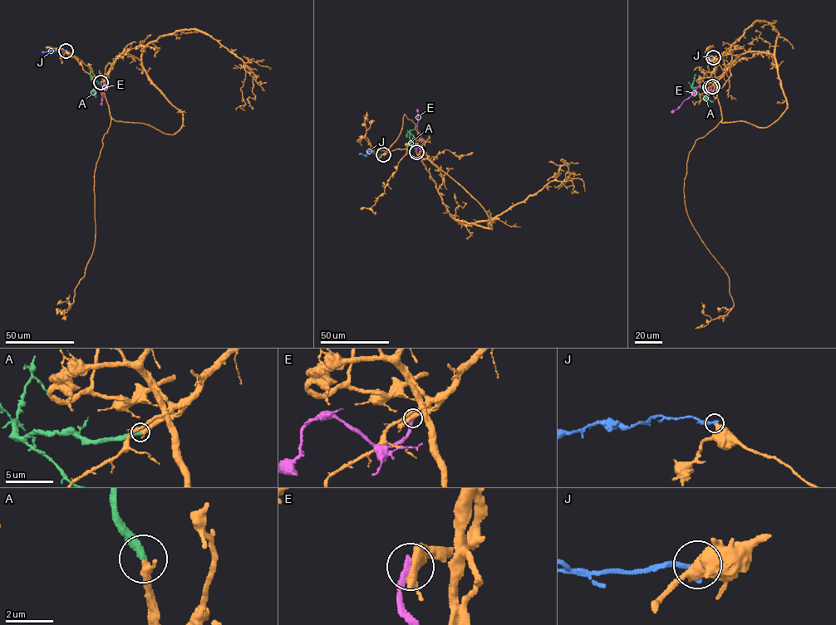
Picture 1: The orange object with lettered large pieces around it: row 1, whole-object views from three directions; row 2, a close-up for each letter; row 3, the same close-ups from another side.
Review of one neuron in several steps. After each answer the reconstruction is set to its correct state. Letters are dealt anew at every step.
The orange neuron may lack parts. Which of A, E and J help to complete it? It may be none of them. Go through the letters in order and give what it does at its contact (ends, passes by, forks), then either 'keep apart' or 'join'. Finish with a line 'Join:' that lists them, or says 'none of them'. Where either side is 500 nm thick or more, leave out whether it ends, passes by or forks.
A: it ends there; join
E: it ends there; keep apart
J: it ends there; keep apart
Join: A

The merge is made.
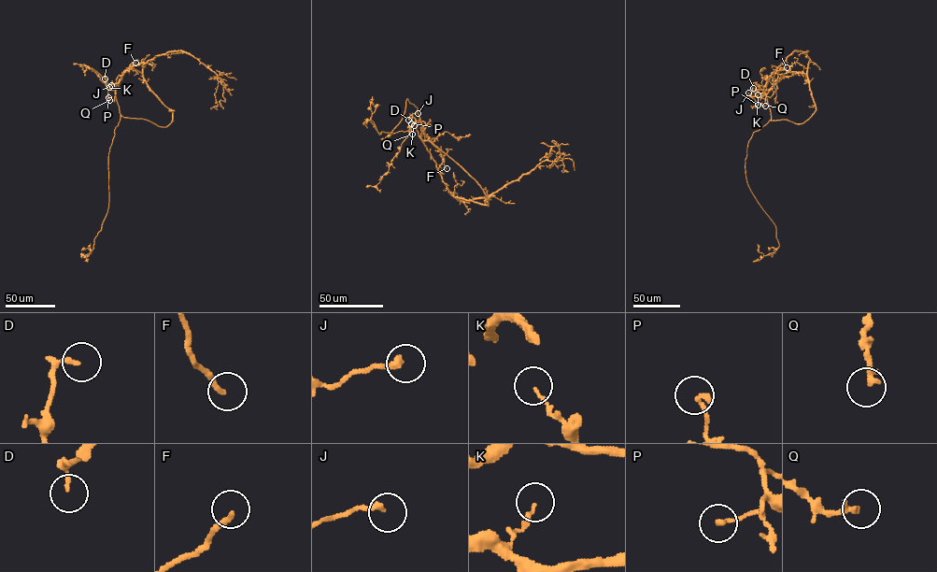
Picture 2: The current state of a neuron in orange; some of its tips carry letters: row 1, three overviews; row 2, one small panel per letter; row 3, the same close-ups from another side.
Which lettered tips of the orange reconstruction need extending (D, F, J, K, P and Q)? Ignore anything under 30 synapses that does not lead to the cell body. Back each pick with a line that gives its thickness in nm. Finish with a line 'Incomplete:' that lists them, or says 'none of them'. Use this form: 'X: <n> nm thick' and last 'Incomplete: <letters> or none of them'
F: 200 nm thick
Incomplete: F

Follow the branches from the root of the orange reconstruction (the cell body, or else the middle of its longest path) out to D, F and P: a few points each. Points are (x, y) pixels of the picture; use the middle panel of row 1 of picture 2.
D: (419, 137), (415, 119), (410, 115), (408, 120)
F: (419, 137), (424, 134), (431, 140), (447, 168)
P: (419, 137), (413, 117), (412, 126), (411, 123)

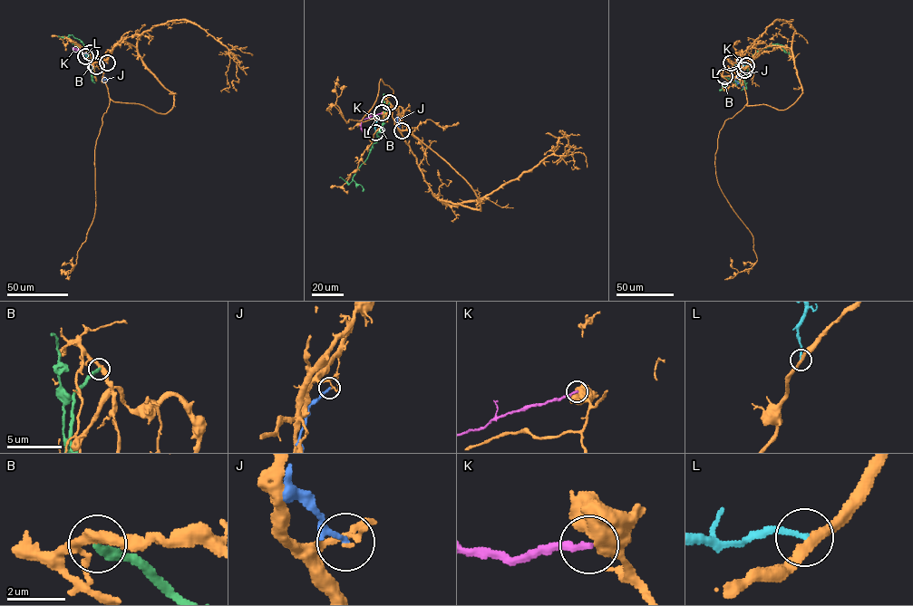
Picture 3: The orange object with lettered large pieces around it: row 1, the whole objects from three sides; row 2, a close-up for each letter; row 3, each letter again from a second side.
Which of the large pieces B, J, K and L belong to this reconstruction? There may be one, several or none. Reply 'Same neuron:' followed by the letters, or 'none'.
Same neuron: none

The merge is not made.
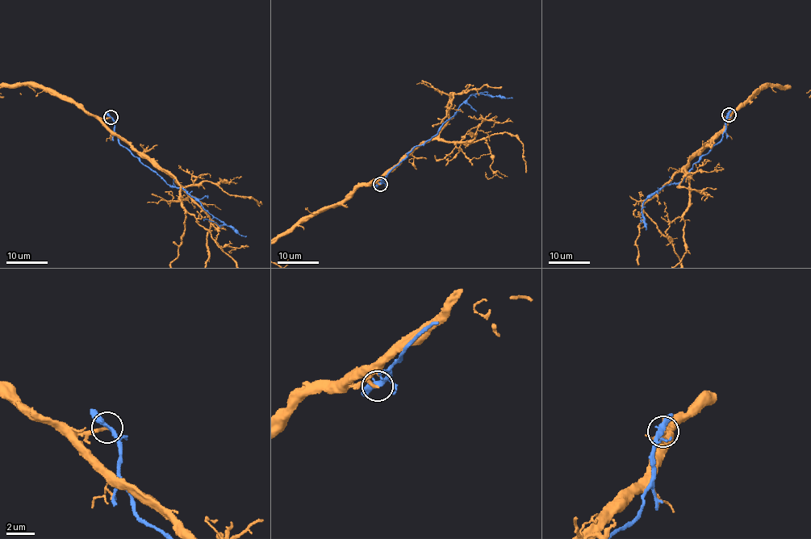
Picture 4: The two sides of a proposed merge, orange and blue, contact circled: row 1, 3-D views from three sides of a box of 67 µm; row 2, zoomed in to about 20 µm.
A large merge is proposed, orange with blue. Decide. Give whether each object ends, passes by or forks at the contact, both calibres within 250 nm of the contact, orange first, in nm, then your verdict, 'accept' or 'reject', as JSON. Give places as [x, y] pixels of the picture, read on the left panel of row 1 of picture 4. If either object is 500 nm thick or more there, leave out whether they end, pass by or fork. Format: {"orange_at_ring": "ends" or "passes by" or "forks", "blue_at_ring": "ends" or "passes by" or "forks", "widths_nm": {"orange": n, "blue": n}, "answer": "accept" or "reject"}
{"orange_at_ring": "ends", "blue_at_ring": "passes by", "widths_nm": {"orange": 220, "blue": 340}, "answer": "reject"}

